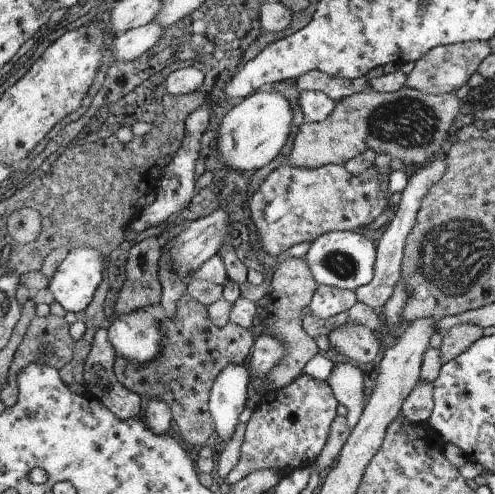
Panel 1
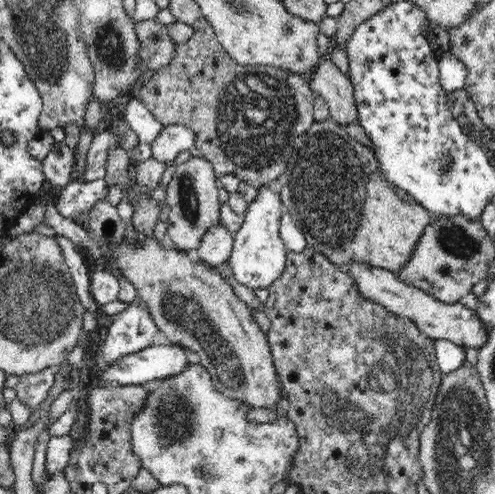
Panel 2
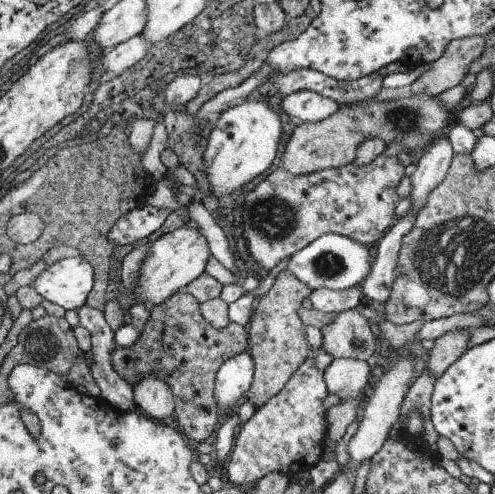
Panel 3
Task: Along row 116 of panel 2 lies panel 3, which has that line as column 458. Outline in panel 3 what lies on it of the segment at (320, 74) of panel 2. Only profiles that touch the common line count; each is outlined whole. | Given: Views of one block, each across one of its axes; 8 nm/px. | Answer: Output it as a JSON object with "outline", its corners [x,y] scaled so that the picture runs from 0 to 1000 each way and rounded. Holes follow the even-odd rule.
{"outline":[[[923,668],[923,672],[903,672],[891,684],[875,688],[867,717],[867,729],[859,733],[863,753],[883,769],[895,761],[895,753],[903,745],[911,745],[911,737],[919,737],[919,729],[927,729],[927,721],[935,721],[935,713],[947,704],[947,676],[939,676],[939,668]]]}

